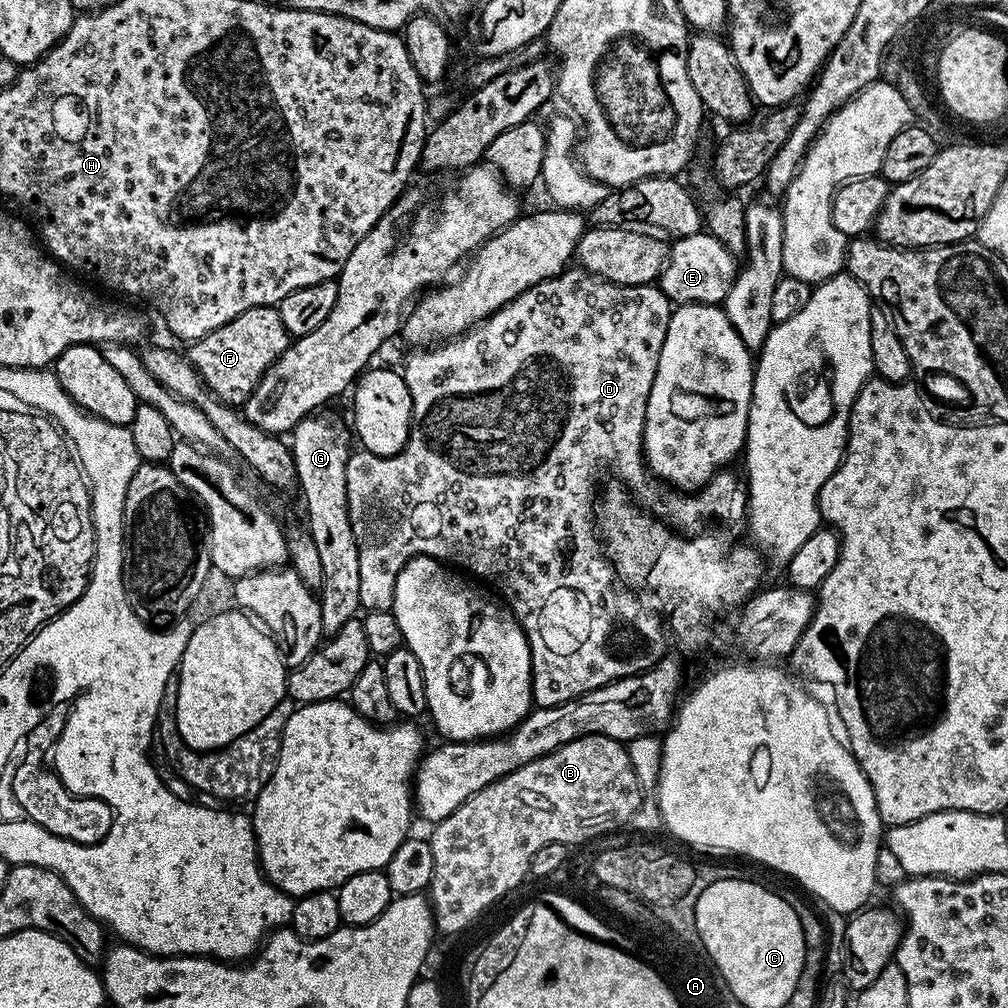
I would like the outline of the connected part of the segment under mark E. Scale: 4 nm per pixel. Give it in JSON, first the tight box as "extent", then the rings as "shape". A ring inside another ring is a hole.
{"extent":[658,230,738,305],"shape":[[[706,230],[698,234],[681,236],[671,245],[668,262],[660,274],[658,286],[668,295],[668,299],[677,305],[723,305],[726,294],[730,294],[730,286],[736,280],[738,271],[736,260],[734,253]]]}

